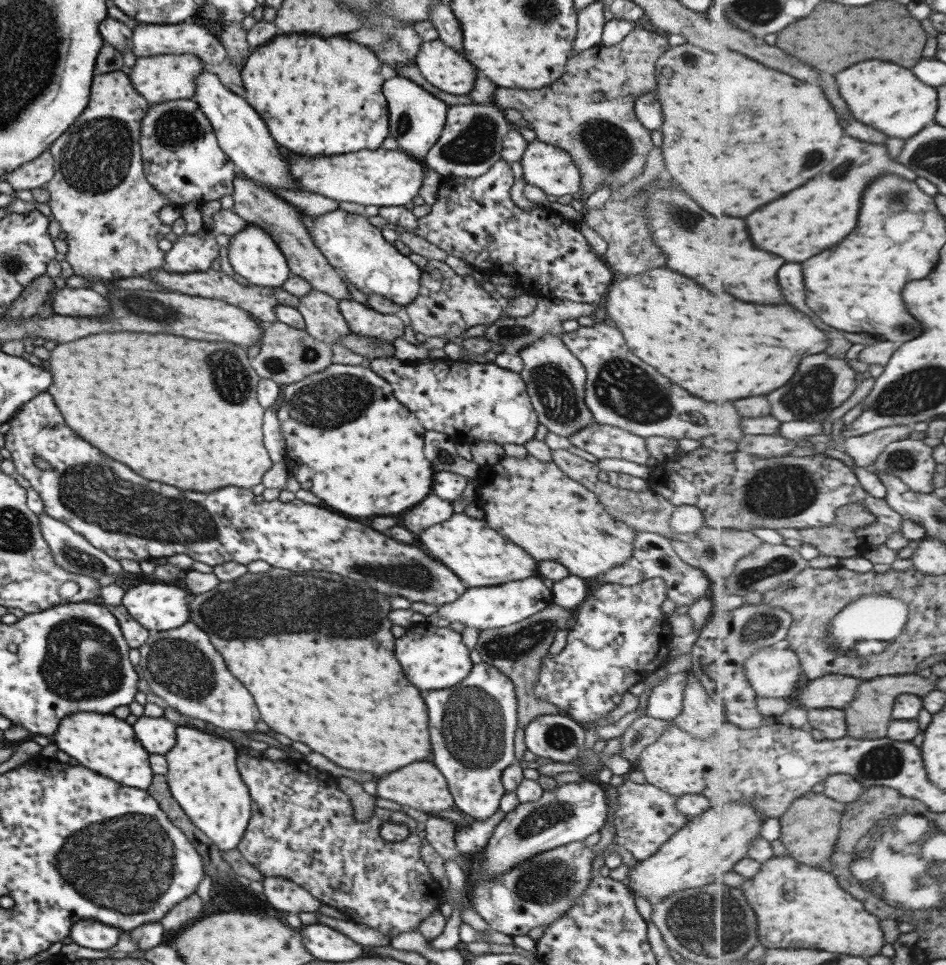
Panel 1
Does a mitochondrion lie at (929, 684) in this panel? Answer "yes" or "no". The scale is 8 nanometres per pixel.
no

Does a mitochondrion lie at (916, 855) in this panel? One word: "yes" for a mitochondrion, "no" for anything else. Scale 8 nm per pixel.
no

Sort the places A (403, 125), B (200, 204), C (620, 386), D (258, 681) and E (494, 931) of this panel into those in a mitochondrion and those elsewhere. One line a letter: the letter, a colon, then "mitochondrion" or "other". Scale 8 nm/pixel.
A: mitochondrion
B: other
C: mitochondrion
D: other
E: other

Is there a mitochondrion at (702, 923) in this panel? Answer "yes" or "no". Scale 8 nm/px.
yes

